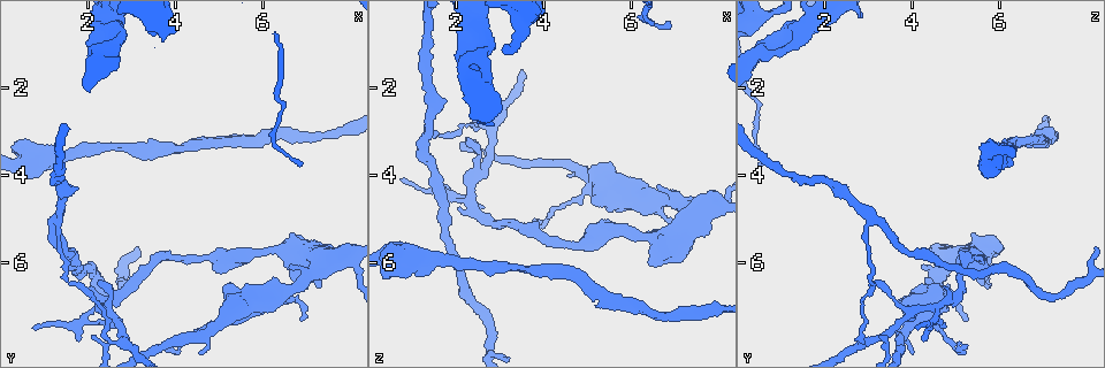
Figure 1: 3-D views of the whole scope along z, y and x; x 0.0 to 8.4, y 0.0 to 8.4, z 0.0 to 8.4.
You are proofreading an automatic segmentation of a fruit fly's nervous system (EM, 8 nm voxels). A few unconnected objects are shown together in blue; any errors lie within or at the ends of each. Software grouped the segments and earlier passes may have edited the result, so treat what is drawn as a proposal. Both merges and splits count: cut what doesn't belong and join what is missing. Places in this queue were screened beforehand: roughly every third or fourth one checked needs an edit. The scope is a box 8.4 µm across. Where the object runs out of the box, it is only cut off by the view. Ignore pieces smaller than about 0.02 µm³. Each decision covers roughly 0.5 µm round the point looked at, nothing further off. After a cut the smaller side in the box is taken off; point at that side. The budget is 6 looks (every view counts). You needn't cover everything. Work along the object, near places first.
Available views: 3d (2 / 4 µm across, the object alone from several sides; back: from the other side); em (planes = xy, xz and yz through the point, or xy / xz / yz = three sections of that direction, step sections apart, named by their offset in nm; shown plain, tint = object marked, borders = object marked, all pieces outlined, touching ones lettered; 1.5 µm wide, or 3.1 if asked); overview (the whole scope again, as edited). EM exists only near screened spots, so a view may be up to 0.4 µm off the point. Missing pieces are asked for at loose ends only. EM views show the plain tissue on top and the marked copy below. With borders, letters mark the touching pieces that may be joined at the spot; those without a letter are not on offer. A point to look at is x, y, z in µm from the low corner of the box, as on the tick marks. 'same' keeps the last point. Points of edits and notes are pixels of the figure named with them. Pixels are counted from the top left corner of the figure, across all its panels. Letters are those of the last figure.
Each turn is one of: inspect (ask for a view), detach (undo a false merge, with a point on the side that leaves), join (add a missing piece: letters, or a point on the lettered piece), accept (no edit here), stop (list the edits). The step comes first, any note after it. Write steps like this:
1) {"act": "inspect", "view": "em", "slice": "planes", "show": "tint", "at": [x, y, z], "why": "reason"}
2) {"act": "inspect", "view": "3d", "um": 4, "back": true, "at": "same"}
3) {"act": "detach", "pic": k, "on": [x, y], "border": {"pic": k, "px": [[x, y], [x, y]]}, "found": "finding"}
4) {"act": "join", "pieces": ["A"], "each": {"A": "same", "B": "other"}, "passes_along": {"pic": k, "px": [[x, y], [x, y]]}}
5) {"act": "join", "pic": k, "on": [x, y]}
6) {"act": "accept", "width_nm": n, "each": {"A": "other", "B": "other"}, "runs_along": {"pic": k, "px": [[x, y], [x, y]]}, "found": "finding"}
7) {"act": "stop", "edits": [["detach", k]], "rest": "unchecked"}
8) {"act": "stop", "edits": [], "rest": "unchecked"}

{"act": "inspect", "view": "em", "slice": "planes", "show": "borders", "at": [2.40, 0.75, 1.55], "why": "thin arm on a thick one"}

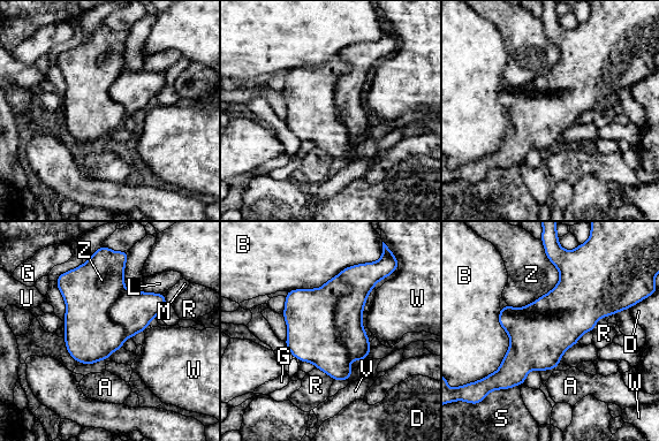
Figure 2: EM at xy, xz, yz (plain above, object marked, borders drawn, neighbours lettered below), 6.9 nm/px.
{"act": "accept", "each": {"A": "other", "B": "other", "D": "other", "G": "other", "L": "other", "M": "other", "R": "other", "S": "other", "U": "other", "V": "other", "W": "other", "Z": "other"}, "border": {"pic": 2, "px": [[545, 252], [559, 282], [507, 304]]}, "found": "one neuron here"}

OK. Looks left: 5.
{"act": "inspect", "view": "3d", "um": 2, "at": [2.35, 6.95, 4.70], "why": "three-way junction"}

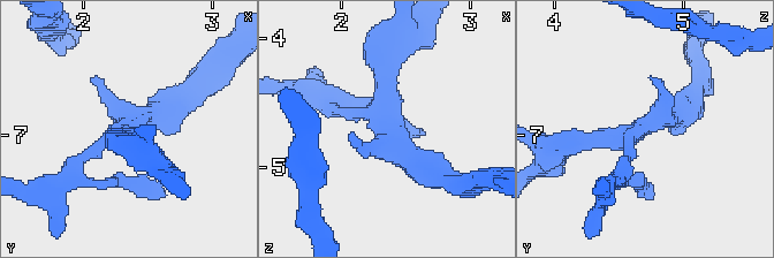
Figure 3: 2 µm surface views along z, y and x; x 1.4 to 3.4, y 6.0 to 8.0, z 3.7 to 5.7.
{"act": "inspect", "view": "em", "slice": "yz", "step": 8, "show": "tint", "at": [2.36, 6.94, 4.74], "arms": 3, "why": "need the tissue"}

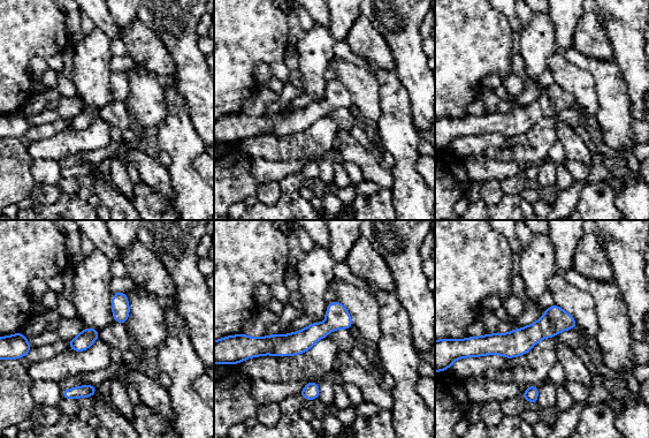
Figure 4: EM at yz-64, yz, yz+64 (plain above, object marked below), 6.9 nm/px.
{"act": "inspect", "view": "em", "slice": "yz", "step": 8, "show": "borders", "at": "same"}

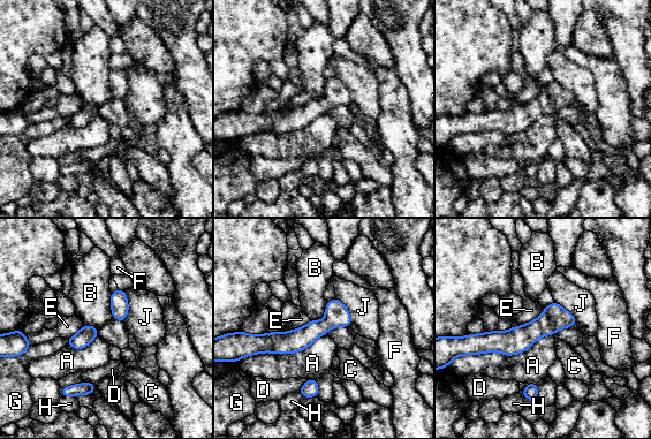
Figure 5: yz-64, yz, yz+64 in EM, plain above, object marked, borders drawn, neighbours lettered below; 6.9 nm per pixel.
{"act": "accept", "each": {"A": "other", "B": "other", "C": "other", "D": "other", "E": "other", "F": "other", "G": "other", "H": "other", "J": "other"}, "border": {"pic": 5, "px": [[552, 334], [515, 354], [469, 355]]}, "found": "continuous, no second neuron"}

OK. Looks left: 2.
{"act": "inspect", "view": "em", "slice": "xz", "step": 4, "show": "borders", "at": [2.80, 7.75, 3.00], "why": "sharp bend"}

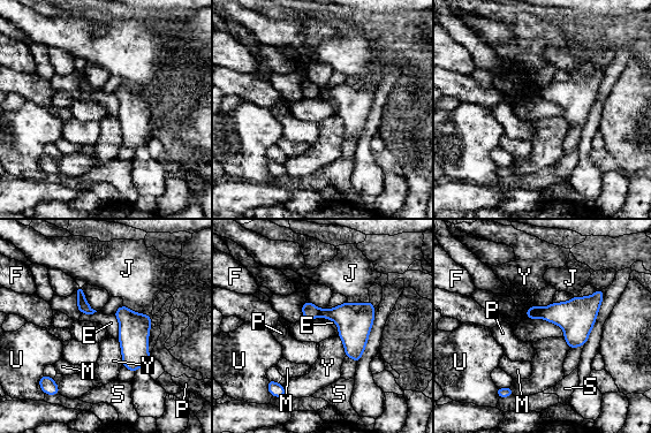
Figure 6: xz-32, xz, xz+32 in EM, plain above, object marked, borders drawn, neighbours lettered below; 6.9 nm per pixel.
{"act": "detach", "pic": 6, "on": [532, 312], "each": {"E": "other", "F": "other", "J": "other", "M": "other", "P": "other", "S": "other", "U": "other", "Y": "other"}, "found": "two neurons meet here"}

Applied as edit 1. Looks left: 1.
{"act": "stop", "edits": [["detach", 6]], "rest": "unchecked"}

